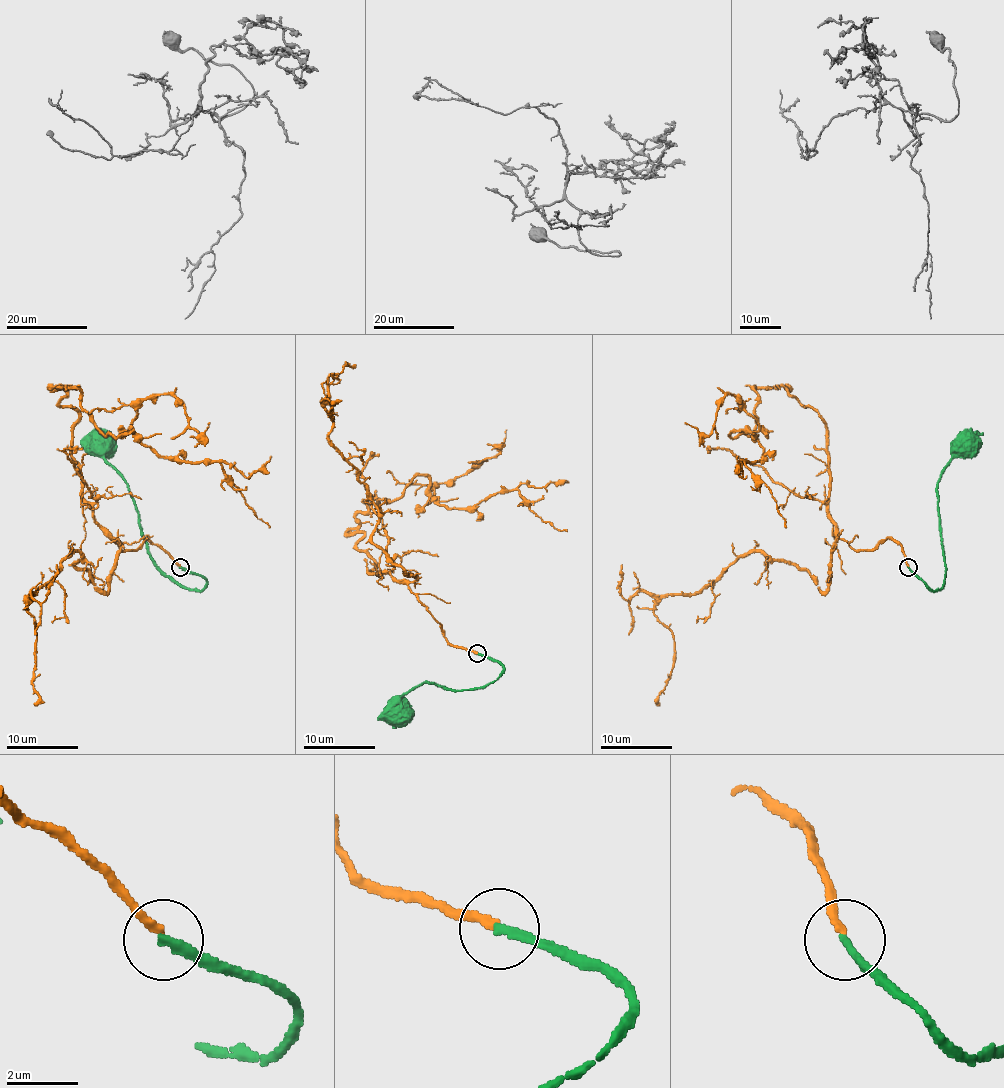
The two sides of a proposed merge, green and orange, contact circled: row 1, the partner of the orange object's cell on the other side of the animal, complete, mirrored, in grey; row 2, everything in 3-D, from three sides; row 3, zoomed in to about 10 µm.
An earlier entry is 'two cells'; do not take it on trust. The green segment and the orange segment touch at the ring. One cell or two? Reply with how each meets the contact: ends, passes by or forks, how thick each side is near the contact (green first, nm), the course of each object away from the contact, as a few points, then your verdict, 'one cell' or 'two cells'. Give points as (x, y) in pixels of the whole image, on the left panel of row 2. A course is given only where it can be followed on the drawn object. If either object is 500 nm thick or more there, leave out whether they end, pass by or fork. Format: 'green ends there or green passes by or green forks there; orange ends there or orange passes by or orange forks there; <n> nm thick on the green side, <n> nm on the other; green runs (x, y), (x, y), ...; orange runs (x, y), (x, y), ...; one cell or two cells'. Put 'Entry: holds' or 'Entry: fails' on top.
Entry: holds
green ends there; orange ends there; 240 nm thick on the green side, 220 nm on the other; green runs (179, 567), (197, 573), (206, 582), (199, 589), (178, 585), (154, 562), (125, 479), (97, 451), (99, 443); orange runs (179, 566), (147, 539), (122, 549), (93, 514), (59, 386), (113, 436), (217, 461), (269, 528); two cells

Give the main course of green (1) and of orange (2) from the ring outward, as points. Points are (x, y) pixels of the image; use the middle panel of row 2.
1: (476, 653), (503, 669), (496, 680), (451, 690), (437, 683), (422, 683), (394, 703), (396, 710)
2: (476, 653), (444, 637), (406, 584), (369, 572), (356, 514), (424, 475), (442, 505), (514, 489), (566, 531)

